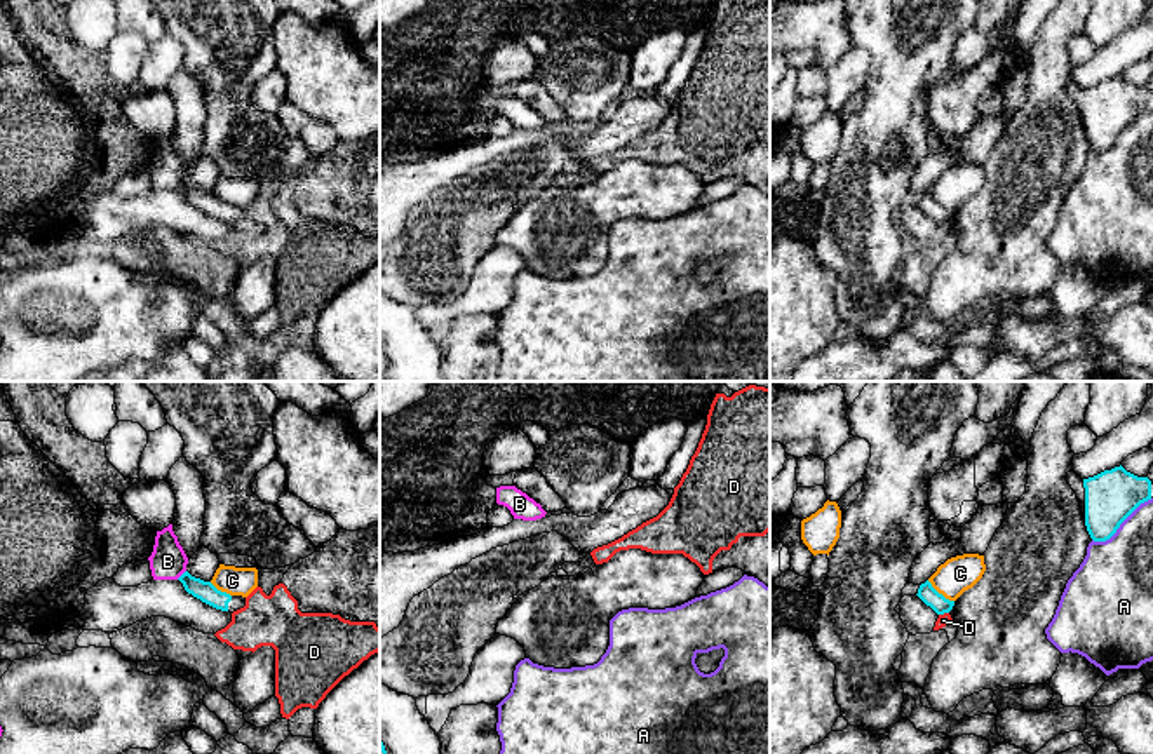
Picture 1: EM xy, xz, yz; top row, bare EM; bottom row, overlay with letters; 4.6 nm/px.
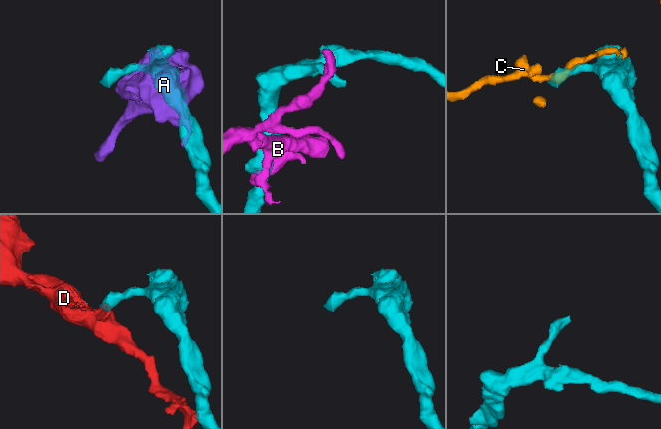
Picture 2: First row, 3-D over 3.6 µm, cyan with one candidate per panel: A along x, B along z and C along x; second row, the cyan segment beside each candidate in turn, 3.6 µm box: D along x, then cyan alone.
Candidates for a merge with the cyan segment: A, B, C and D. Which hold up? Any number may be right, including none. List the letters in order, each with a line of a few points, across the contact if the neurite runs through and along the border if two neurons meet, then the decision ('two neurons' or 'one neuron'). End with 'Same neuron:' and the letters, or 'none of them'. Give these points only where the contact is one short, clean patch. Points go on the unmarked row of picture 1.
A: two neurons
B: two neurons
C: two neurons
D: line yz (948, 222), (939, 225); two neurons
Same neuron: none of them

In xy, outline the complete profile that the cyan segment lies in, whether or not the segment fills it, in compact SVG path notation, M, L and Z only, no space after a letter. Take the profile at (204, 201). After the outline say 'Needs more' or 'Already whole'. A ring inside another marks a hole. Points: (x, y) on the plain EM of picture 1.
M185 181L178 190L183 193L188 204L216 219L233 223L246 216L246 207L221 202L211 192L195 188L188 181Z. Needs more

